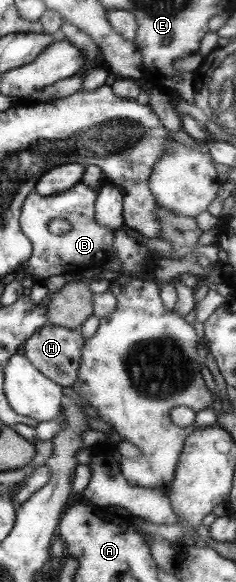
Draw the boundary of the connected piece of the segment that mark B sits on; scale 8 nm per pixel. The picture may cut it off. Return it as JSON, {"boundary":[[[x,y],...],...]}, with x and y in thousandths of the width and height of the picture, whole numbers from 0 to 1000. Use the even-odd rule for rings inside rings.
{"boundary":[[[339,313],[229,335],[169,335],[144,326],[114,333],[85,357],[76,385],[89,400],[131,416],[136,433],[97,473],[131,476],[144,485],[191,485],[242,471],[335,471],[377,457],[432,459],[453,445],[483,440],[483,397],[403,383],[403,337],[407,325]],[[225,376],[271,378],[297,395],[254,405],[212,402],[199,385]]]}

